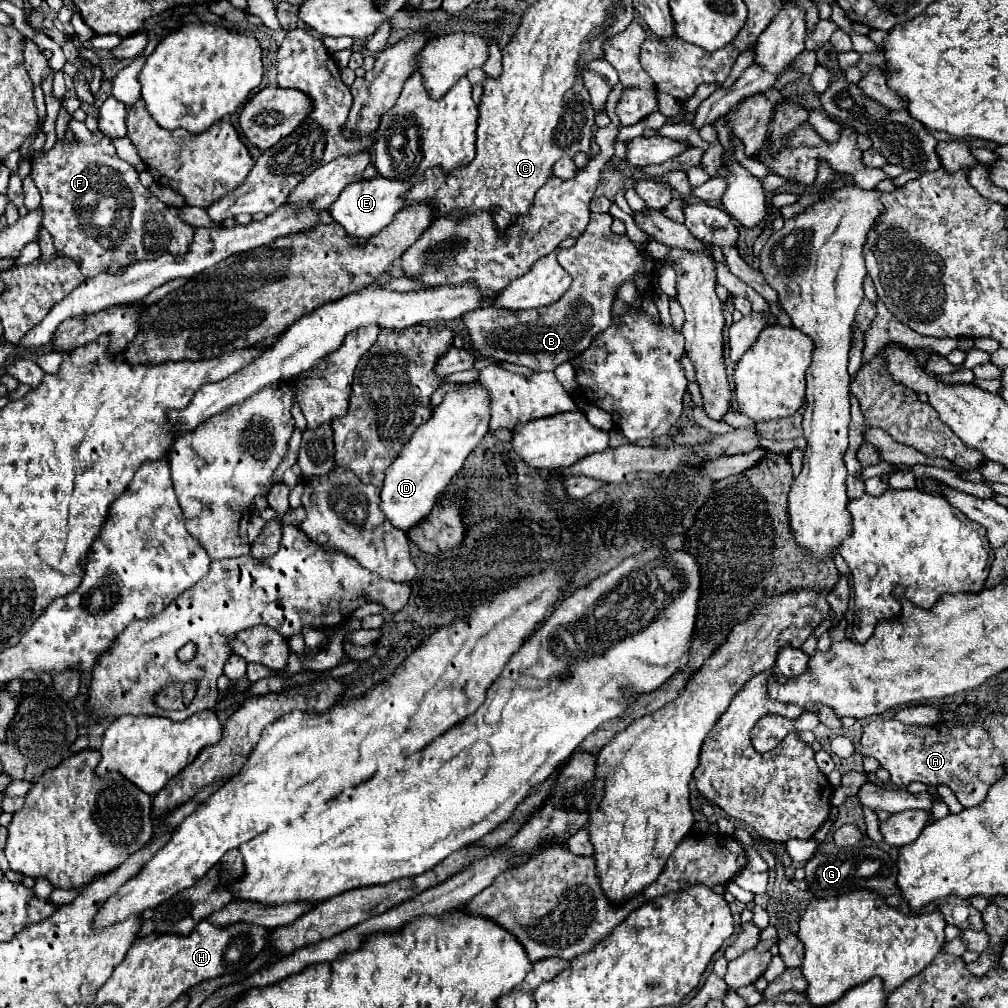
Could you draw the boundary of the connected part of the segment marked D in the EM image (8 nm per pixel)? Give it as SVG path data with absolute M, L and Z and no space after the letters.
M478 382L466 384L460 390L448 392L440 406L424 426L416 428L408 446L400 456L388 466L386 480L380 494L380 510L398 530L408 532L414 524L424 520L438 494L448 486L448 482L460 472L464 460L474 450L474 446L488 434L488 394Z

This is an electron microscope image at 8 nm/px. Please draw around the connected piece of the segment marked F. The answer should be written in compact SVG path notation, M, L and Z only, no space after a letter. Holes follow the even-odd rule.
M74 118L68 122L66 132L72 132L74 140L68 142L64 138L50 150L34 152L30 172L30 178L42 194L42 226L50 232L56 250L76 260L86 278L166 252L174 256L188 254L194 228L142 186L134 166L118 158L110 138L100 130L90 132L84 122ZM126 192L130 192L130 198L122 198ZM150 224L152 244L142 244Z

